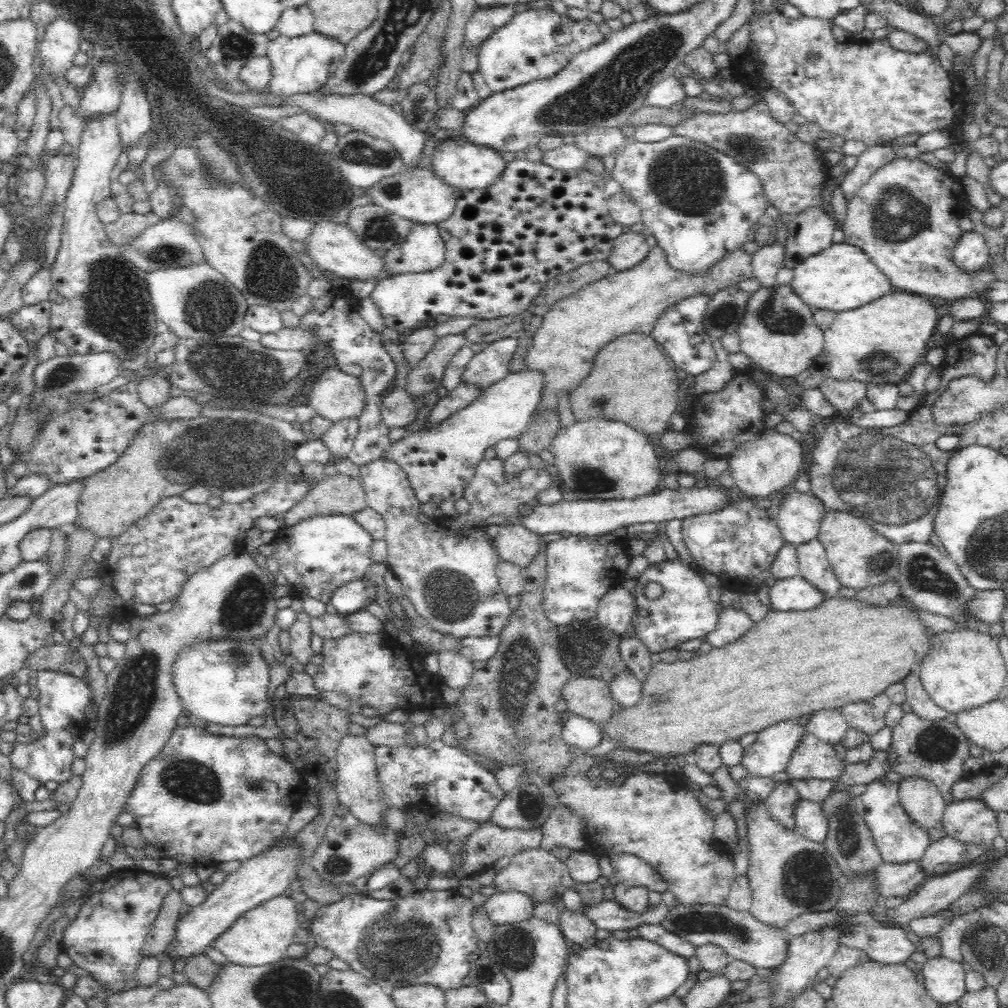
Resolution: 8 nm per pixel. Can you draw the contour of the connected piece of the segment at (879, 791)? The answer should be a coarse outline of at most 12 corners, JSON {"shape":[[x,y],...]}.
{"shape":[[884,777],[851,799],[884,863],[919,861],[928,830]]}

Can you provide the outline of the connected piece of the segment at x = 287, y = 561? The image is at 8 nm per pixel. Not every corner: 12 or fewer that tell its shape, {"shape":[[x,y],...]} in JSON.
{"shape":[[351,516],[280,527],[271,556],[290,588],[327,604],[372,564]]}

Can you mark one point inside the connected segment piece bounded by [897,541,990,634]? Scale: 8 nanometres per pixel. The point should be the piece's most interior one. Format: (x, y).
(932, 581)

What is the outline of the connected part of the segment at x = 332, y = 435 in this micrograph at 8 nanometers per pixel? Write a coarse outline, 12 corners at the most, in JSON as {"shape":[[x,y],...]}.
{"shape":[[359,417],[333,422],[321,435],[332,456],[347,458]]}

